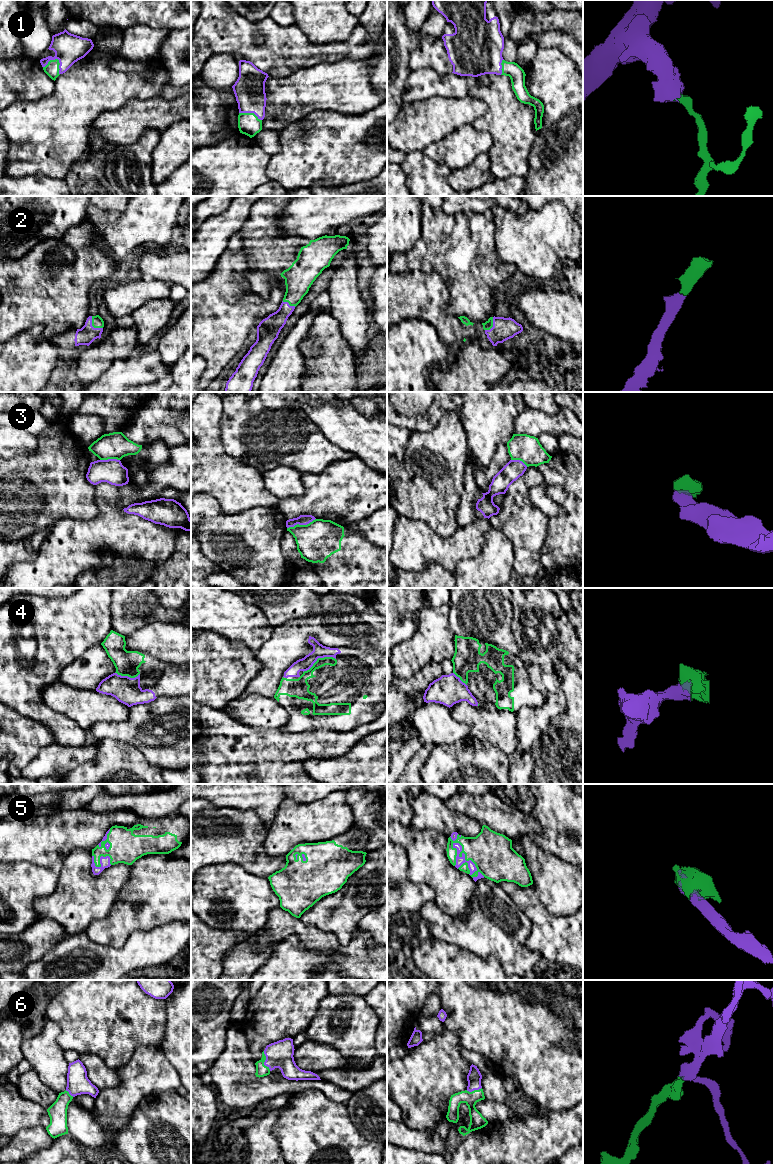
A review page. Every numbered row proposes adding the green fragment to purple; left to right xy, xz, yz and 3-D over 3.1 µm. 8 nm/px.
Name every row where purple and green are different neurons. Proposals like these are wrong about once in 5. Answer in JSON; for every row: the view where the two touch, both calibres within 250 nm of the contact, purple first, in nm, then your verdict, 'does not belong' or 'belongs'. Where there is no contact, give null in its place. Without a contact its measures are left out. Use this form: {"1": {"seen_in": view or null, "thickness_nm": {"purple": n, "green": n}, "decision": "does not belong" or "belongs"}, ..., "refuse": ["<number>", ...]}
{"1": {"seen_in": "xy", "thickness_nm": {"purple": 240, "green": 110}, "decision": "belongs"}, "2": {"seen_in": "xy", "thickness_nm": {"purple": 150, "green": 100}, "decision": "belongs"}, "3": {"seen_in": "xz", "thickness_nm": {"purple": 80, "green": 320}, "decision": "does not belong"}, "4": {"seen_in": "xz", "thickness_nm": {"purple": 110, "green": 100}, "decision": "belongs"}, "5": {"seen_in": "yz", "thickness_nm": {"purple": 60, "green": 340}, "decision": "belongs"}, "6": {"seen_in": "xz", "thickness_nm": {"purple": 220, "green": 100}, "decision": "belongs"}, "refuse": ["3"]}

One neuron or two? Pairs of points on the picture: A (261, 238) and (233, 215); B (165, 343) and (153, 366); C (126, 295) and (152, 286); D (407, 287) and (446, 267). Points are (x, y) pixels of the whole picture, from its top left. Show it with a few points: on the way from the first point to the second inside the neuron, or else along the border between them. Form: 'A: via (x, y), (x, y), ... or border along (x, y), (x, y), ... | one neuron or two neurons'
A: border along (252, 206), (248, 218), (239, 231) | two neurons
B: border along (154, 346), (159, 352), (160, 358), (170, 366) | two neurons
C: via (132, 295), (146, 289) | one neuron
D: border along (421, 271), (435, 272), (443, 281), (447, 293) | two neurons

